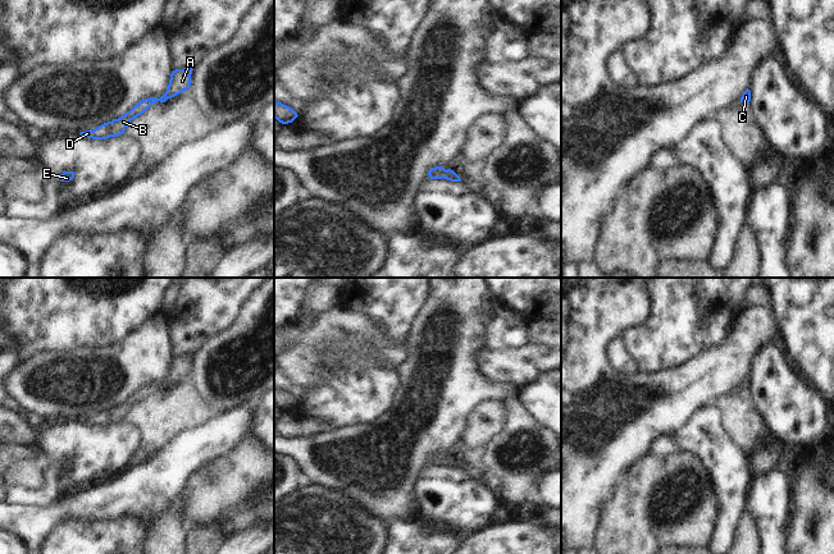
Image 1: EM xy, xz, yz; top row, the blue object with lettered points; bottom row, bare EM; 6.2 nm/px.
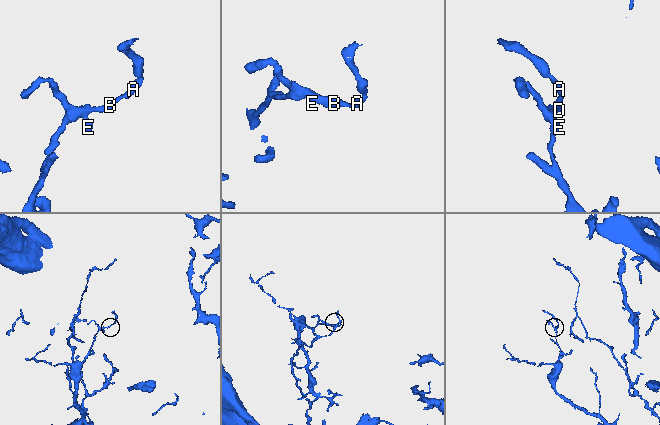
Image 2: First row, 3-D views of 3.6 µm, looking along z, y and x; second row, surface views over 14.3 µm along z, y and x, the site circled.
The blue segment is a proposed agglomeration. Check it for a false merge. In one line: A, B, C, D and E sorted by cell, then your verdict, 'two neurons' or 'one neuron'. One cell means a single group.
A B C D E | one neuron

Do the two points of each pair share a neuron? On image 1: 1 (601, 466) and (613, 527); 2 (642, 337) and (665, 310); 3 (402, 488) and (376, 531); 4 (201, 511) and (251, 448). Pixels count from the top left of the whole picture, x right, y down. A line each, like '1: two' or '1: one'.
1: two
2: one
3: two
4: one

